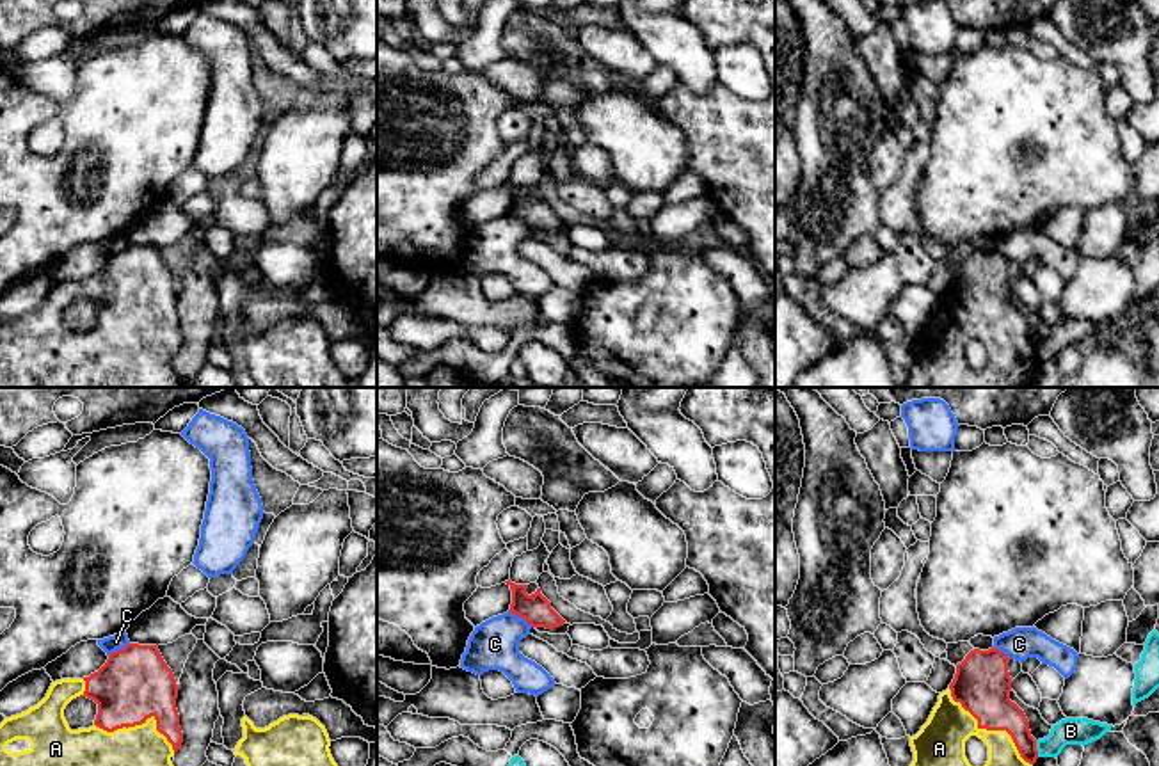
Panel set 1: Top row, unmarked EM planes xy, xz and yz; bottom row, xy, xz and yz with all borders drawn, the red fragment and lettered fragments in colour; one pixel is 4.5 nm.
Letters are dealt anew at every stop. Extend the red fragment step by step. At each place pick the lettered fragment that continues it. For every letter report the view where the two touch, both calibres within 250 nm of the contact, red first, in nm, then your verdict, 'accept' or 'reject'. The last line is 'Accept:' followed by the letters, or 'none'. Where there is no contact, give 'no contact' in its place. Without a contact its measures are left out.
A: meets red in yz; 260 nm thick on the red side, 240 nm on the other; accept
B: meets red in yz; 180 nm thick on the red side, 130 nm on the other; reject
C: meets red in xz; 140 nm thick on the red side, 220 nm on the other; reject
Accept: A

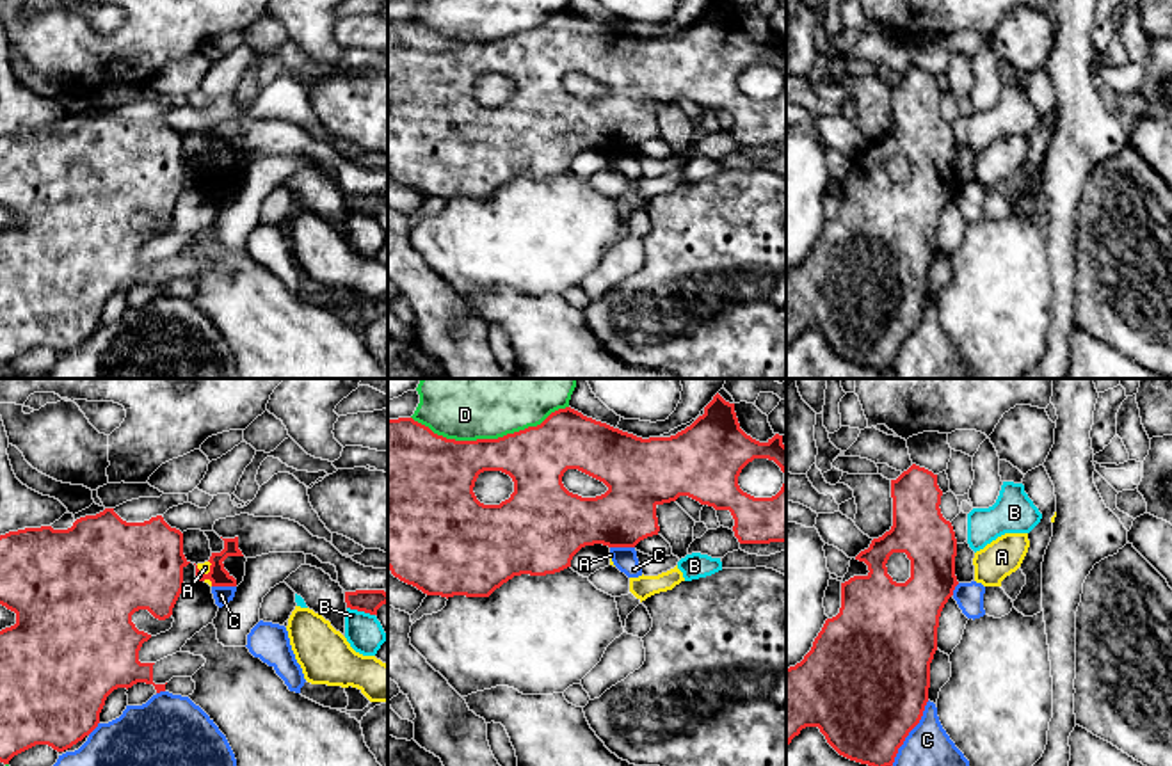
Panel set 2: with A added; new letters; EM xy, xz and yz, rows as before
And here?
A: meets red in xy; 90 nm thick on the red side, 50 nm on the other; reject
B: meets red in xy; 110 nm thick on the red side, 170 nm on the other; reject
C: meets red in yz; 500 nm thick on the red side, 340 nm on the other; reject
D: meets red in xz; 280 nm thick on the red side, 190 nm on the other; reject
Accept: none

